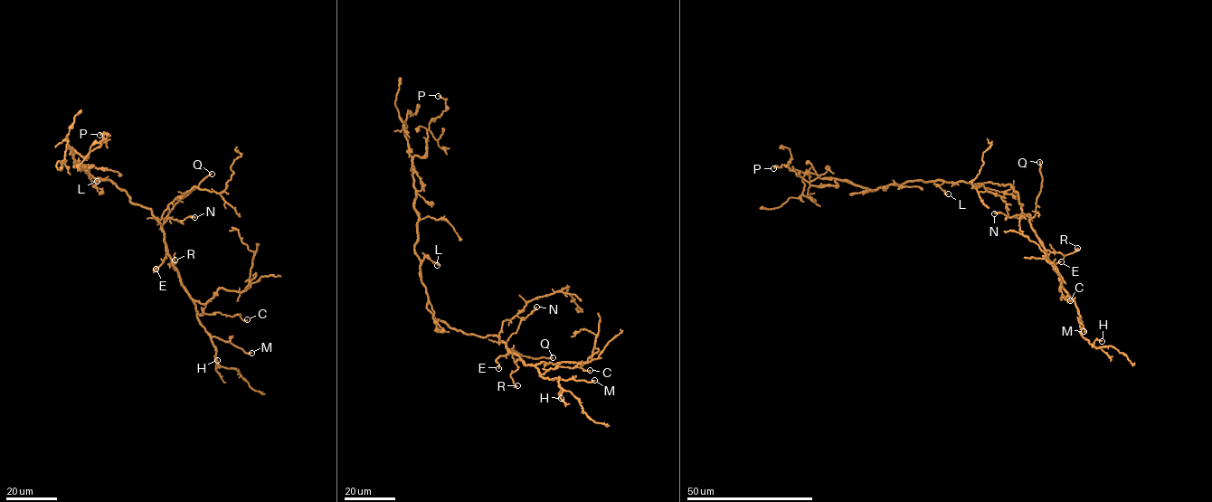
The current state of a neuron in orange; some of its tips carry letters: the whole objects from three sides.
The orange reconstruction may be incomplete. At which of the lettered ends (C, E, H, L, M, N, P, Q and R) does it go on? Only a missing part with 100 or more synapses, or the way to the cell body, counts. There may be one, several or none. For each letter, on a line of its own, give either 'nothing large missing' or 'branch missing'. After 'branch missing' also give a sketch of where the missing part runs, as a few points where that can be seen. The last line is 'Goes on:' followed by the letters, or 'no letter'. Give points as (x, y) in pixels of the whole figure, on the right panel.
C: nothing large missing
E: nothing large missing
H: nothing large missing
L: nothing large missing
M: nothing large missing
N: nothing large missing
P: nothing large missing
Q: branch missing | (1039, 162), (1042, 134), (1055, 108), (1065, 72), (1058, 52)
R: nothing large missing
Goes on: Q

